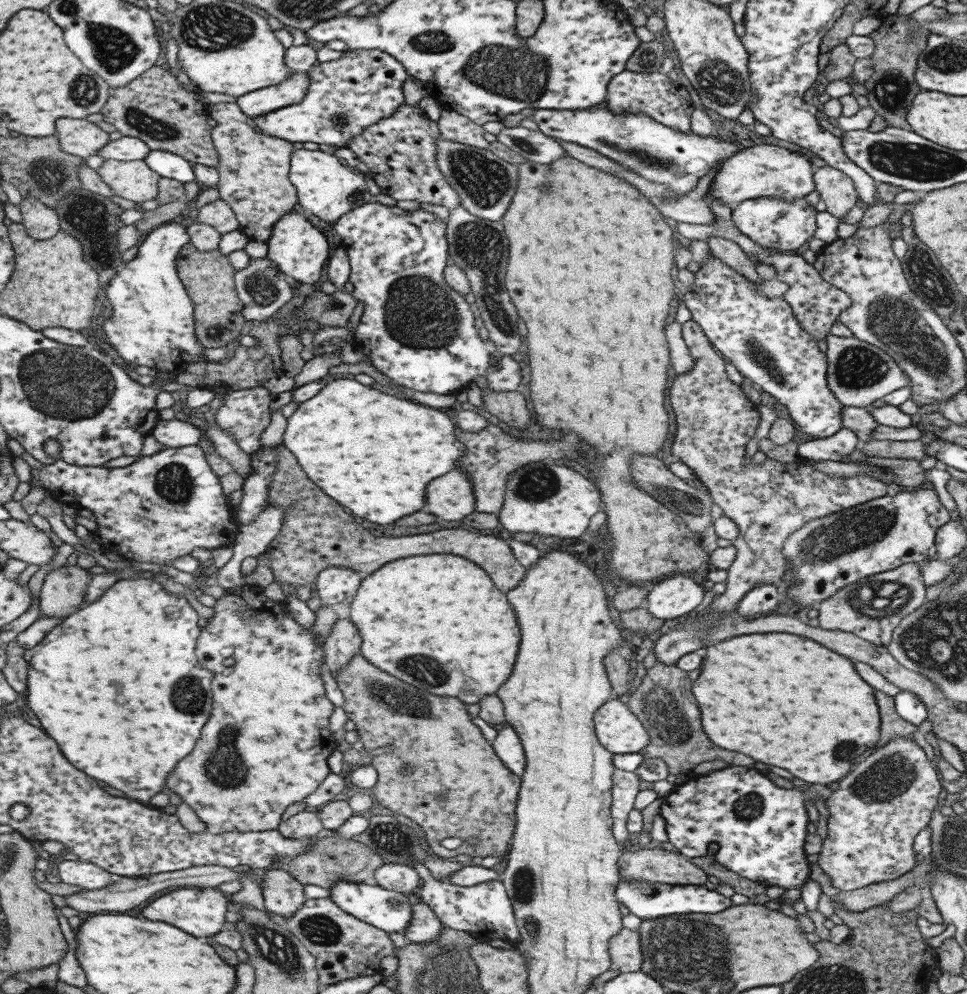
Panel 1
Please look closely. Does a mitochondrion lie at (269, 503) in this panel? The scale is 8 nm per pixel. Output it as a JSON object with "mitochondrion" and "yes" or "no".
{"mitochondrion":"no"}

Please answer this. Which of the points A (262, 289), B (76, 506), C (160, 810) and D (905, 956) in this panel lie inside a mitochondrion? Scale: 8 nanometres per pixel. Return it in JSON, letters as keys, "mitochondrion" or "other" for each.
{"A":"mitochondrion","B":"other","C":"other","D":"other"}

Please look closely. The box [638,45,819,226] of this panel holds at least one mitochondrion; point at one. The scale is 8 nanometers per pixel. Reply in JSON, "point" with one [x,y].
{"point":[720,83]}

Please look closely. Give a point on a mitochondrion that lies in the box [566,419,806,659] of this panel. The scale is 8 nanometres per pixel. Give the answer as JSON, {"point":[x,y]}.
{"point":[689,504]}

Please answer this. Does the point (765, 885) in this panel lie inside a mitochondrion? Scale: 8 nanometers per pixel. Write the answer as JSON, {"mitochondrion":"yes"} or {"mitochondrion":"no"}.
{"mitochondrion":"no"}

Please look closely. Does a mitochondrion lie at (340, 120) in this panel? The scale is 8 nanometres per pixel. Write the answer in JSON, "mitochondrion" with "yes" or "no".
{"mitochondrion":"yes"}

